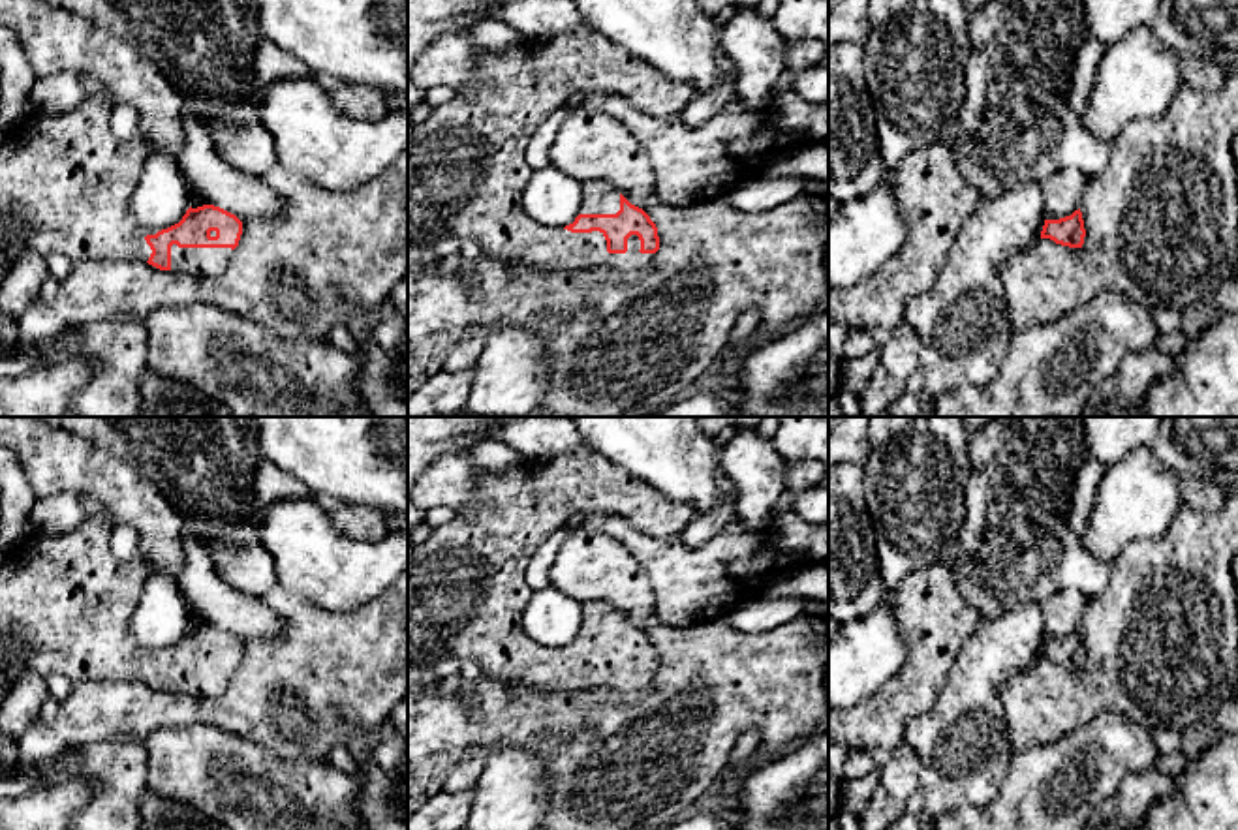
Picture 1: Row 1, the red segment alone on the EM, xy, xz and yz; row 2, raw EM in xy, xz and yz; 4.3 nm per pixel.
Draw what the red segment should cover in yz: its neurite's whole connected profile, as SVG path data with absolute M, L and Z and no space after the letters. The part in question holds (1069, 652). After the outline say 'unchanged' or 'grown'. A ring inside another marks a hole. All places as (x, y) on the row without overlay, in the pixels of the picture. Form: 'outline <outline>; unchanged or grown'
outline M1080 629L1060 640L1045 640L1041 652L1041 659L1050 659L1056 665L1069 669L1082 669L1084 657L1086 650Z; unchanged

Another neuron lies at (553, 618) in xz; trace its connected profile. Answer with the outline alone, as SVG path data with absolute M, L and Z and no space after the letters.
M554 586L532 592L522 614L524 633L534 642L549 648L573 644L582 622L582 605Z

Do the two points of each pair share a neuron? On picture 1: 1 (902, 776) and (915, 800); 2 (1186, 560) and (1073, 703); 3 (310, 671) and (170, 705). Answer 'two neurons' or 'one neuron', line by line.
1: two neurons
2: one neuron
3: one neuron

